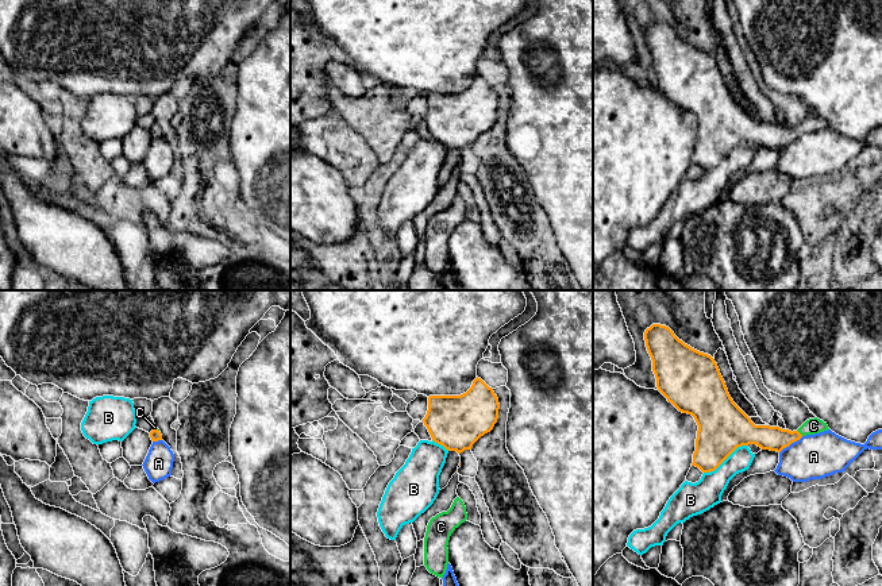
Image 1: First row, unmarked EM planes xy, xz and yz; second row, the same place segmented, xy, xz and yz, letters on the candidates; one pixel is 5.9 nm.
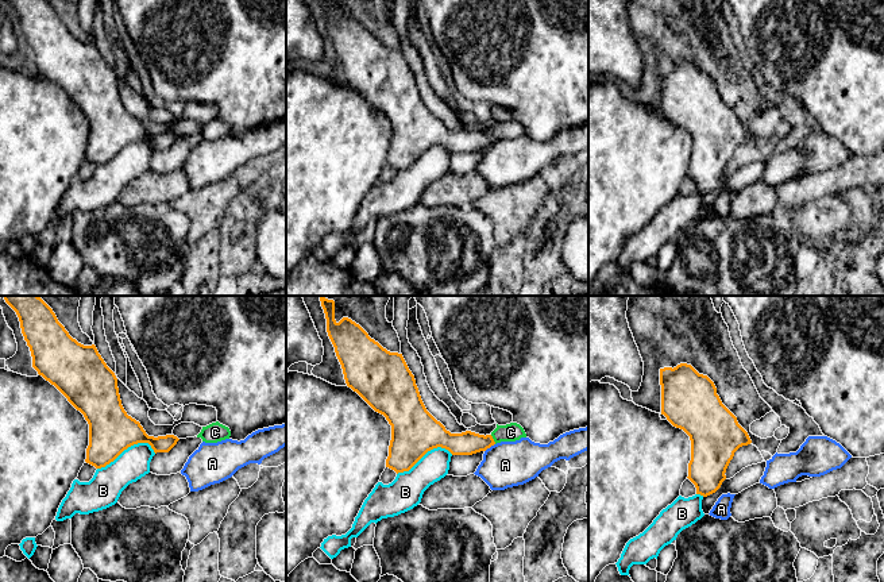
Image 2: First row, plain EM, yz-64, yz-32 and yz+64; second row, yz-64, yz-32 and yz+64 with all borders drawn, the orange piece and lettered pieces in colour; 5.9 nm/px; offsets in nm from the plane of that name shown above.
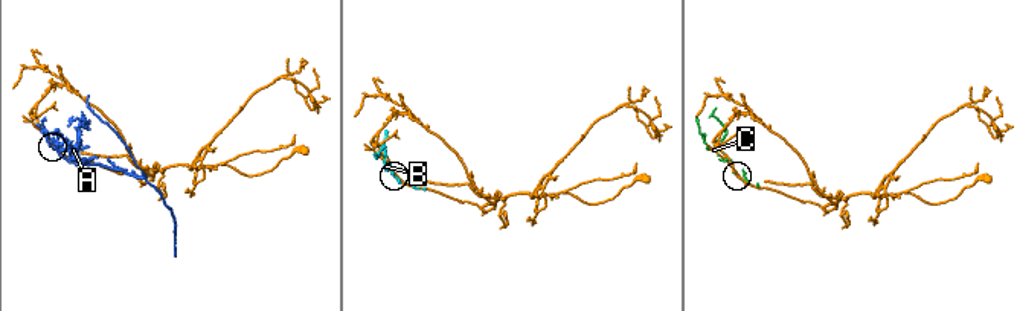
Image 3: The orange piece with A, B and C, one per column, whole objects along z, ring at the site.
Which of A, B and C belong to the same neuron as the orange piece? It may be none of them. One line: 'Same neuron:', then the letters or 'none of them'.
Same neuron: C

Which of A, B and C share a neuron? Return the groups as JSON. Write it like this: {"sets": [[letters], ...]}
{"sets": [["A"], ["B"], ["C"]]}

